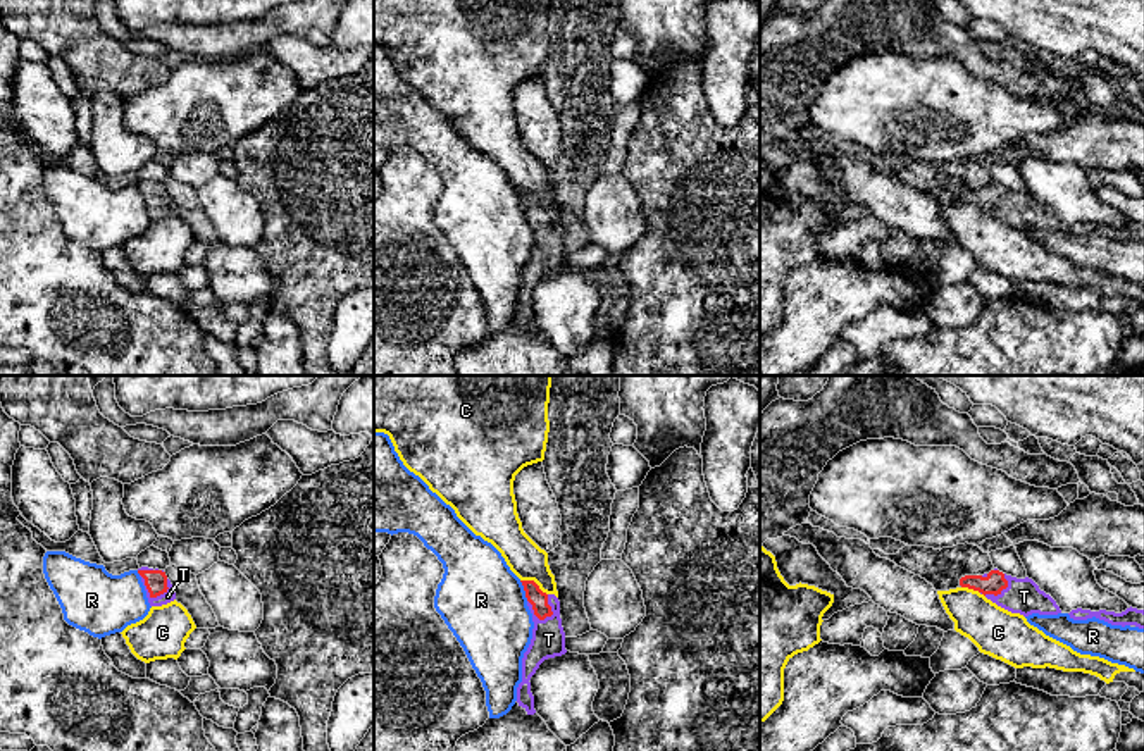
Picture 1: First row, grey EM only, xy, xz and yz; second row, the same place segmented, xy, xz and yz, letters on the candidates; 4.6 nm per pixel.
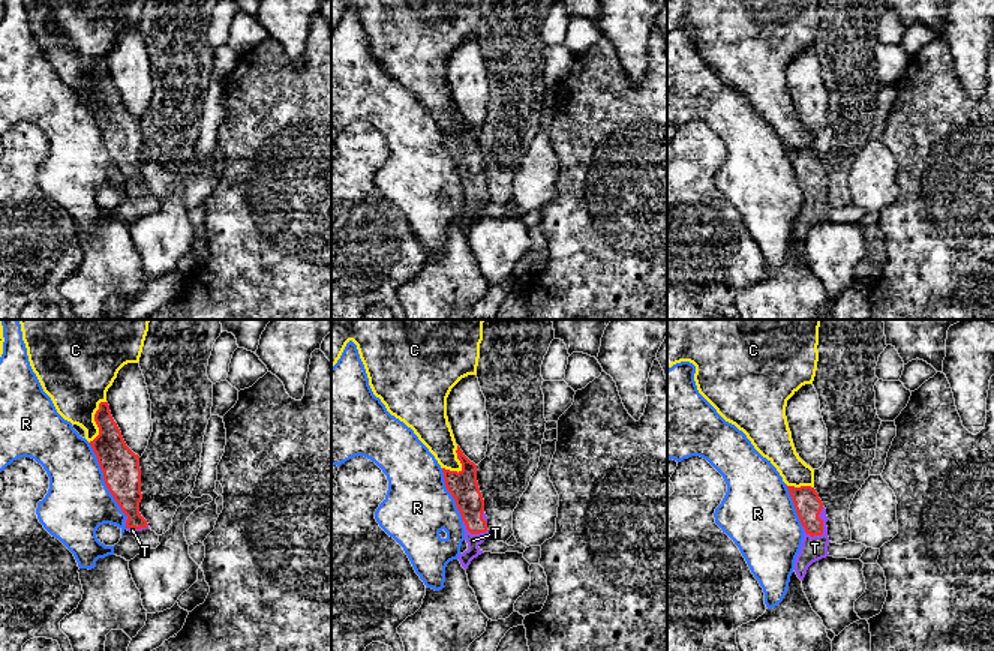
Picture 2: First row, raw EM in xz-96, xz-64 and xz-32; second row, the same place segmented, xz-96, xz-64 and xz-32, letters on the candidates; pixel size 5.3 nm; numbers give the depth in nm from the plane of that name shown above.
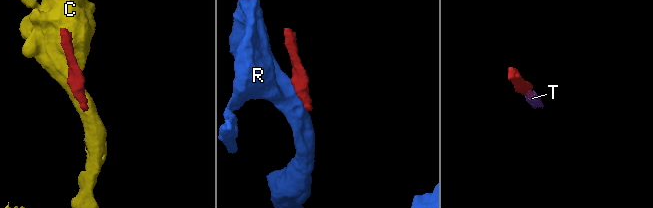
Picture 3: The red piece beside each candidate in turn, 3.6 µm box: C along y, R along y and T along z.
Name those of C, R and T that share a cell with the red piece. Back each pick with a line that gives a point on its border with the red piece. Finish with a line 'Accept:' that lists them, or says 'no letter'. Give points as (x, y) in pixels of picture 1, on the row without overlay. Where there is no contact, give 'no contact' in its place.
T: meets red in xy at (149, 205)
Accept: T

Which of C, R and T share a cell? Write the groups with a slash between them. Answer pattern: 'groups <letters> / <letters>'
groups C / R / T

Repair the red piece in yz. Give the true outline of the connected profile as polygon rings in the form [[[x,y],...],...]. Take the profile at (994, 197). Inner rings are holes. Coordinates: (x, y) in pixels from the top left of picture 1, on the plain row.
[[[998,183],[984,189],[965,189],[960,193],[960,200],[979,205],[998,220],[1023,231],[1061,227],[1056,215],[1041,205],[1032,193],[1017,193]]]

